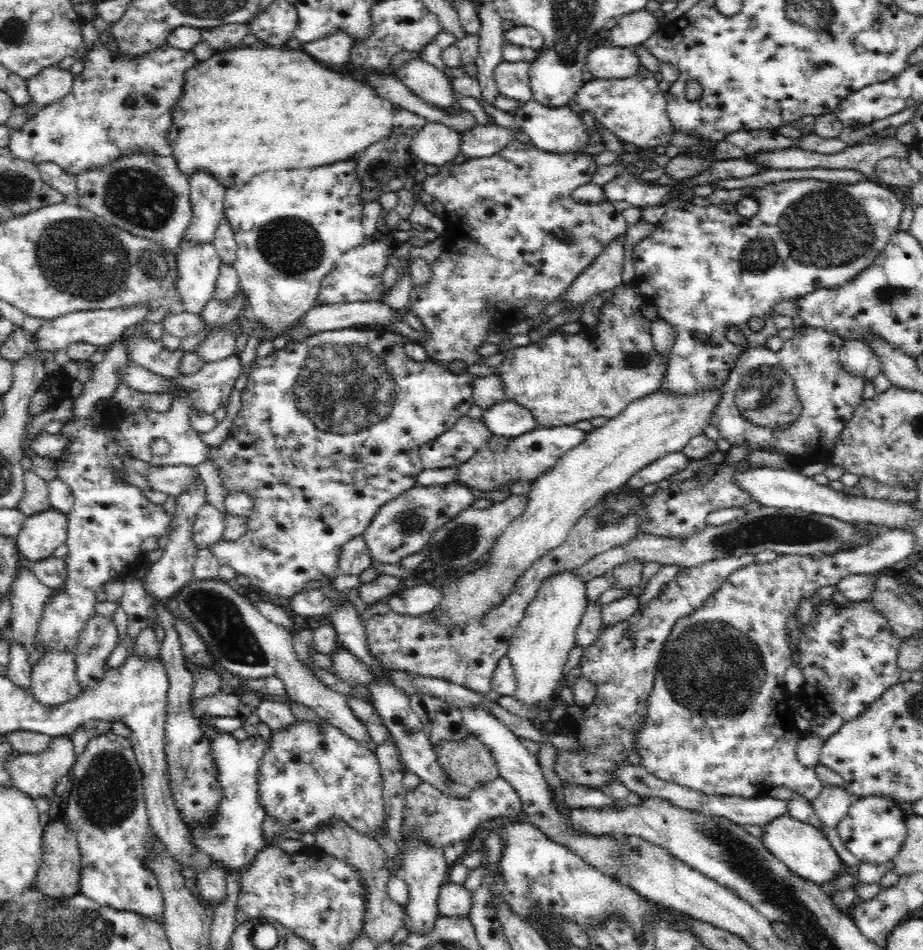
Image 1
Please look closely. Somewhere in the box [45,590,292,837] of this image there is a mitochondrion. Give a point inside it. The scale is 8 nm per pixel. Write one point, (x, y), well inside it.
(106, 795)

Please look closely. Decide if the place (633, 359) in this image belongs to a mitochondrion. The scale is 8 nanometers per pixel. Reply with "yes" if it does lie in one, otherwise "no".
yes

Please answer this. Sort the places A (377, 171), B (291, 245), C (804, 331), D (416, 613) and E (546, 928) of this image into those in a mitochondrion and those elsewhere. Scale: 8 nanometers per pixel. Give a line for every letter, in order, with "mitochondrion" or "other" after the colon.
A: mitochondrion
B: mitochondrion
C: other
D: other
E: other

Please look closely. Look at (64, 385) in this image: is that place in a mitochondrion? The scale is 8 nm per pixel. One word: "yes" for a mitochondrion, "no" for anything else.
no

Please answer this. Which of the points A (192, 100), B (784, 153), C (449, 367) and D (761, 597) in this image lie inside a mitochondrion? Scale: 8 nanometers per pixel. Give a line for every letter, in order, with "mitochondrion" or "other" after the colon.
A: other
B: other
C: other
D: other

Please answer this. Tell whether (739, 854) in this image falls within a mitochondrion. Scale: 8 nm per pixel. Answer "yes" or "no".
yes

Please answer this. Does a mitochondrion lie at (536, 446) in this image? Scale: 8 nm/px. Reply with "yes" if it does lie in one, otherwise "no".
no

